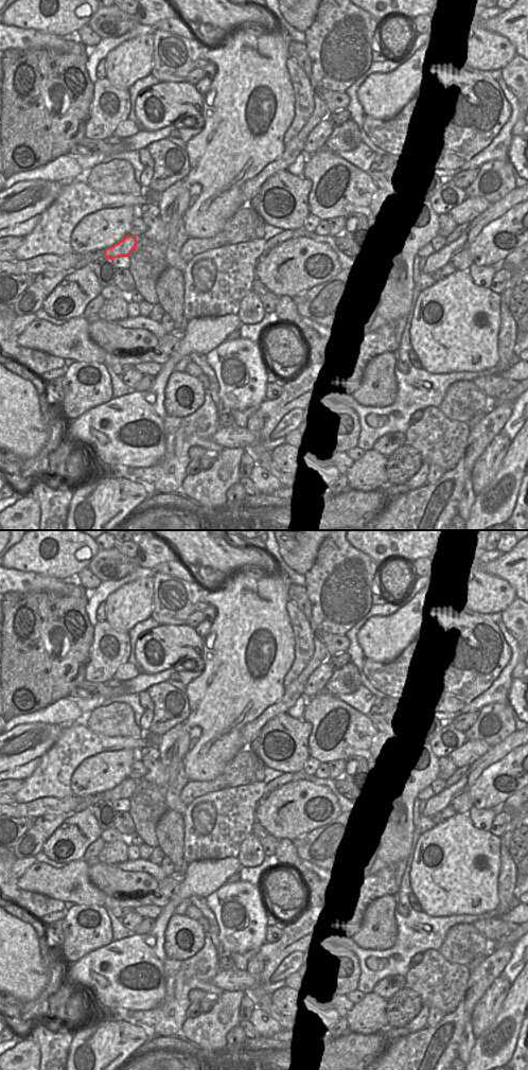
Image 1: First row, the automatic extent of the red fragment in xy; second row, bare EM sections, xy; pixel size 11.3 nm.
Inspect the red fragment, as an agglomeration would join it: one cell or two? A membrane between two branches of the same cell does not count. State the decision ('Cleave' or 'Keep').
Keep

